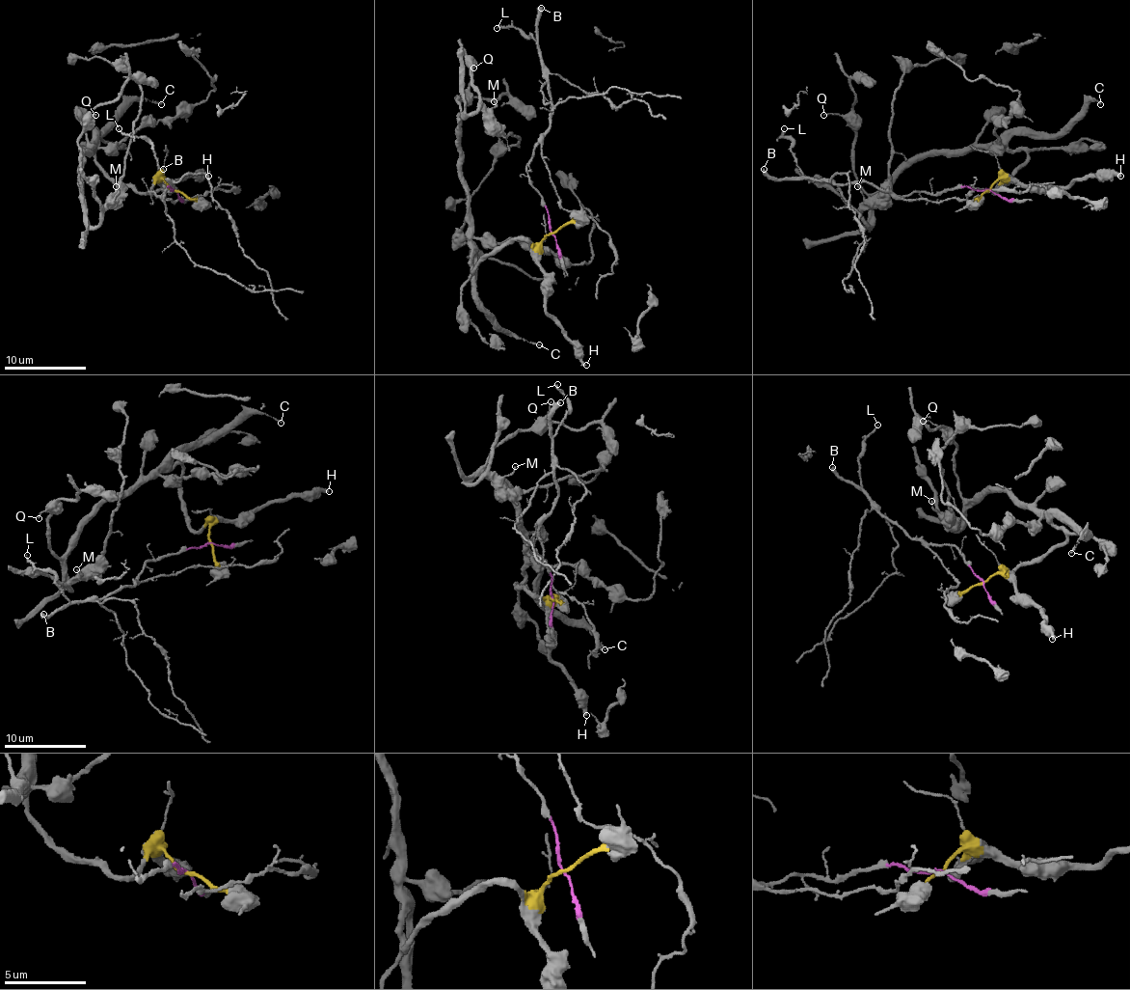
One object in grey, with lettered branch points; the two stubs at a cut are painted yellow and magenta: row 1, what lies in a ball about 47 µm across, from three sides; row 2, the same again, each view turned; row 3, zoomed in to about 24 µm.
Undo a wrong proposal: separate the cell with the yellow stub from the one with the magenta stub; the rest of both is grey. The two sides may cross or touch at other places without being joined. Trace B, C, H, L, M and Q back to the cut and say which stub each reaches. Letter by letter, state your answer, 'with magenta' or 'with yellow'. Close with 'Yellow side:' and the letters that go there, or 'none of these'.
B: with magenta
C: with yellow
H: with yellow
L: with magenta
M: with yellow
Q: with yellow
Yellow side: C, H, M, Q

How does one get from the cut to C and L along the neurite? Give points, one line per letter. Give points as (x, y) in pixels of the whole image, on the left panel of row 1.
C: (174, 190), (159, 180), (145, 192), (122, 186), (106, 174), (94, 150), (96, 133), (135, 100), (161, 104)
L: (174, 190), (168, 186), (149, 192), (166, 195), (174, 184), (163, 178), (151, 146), (119, 129)

